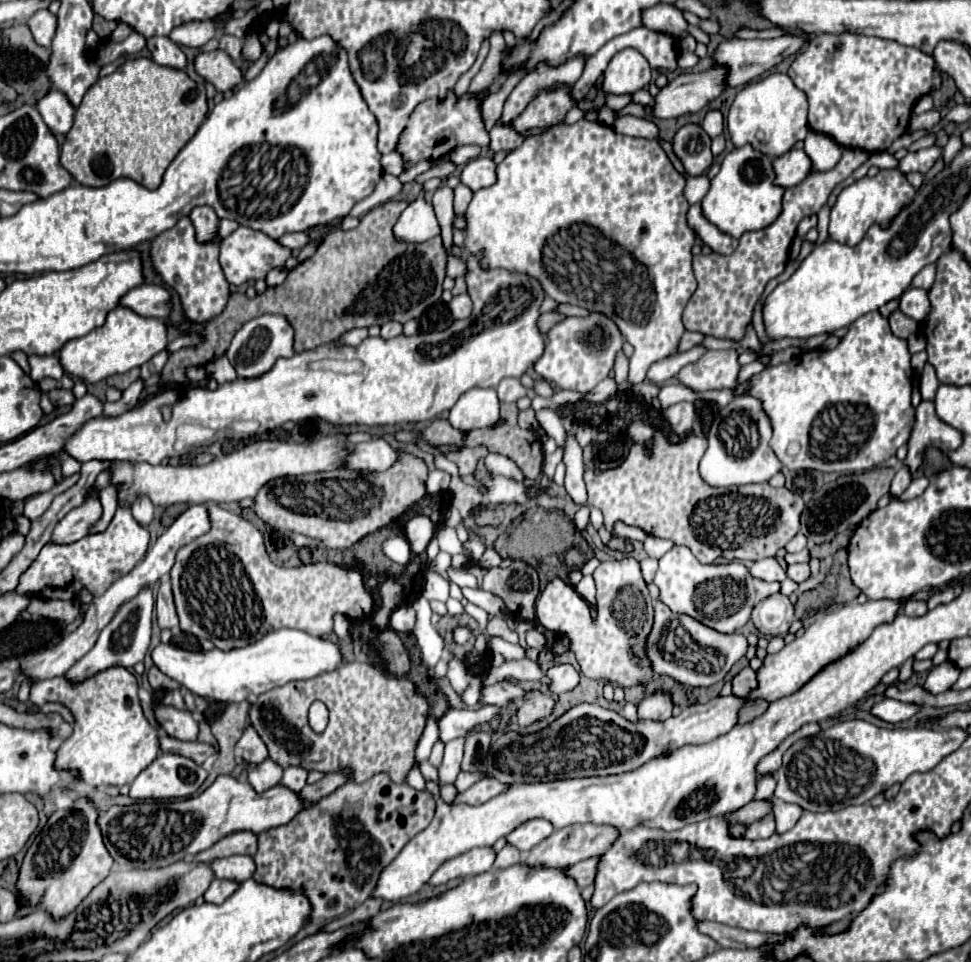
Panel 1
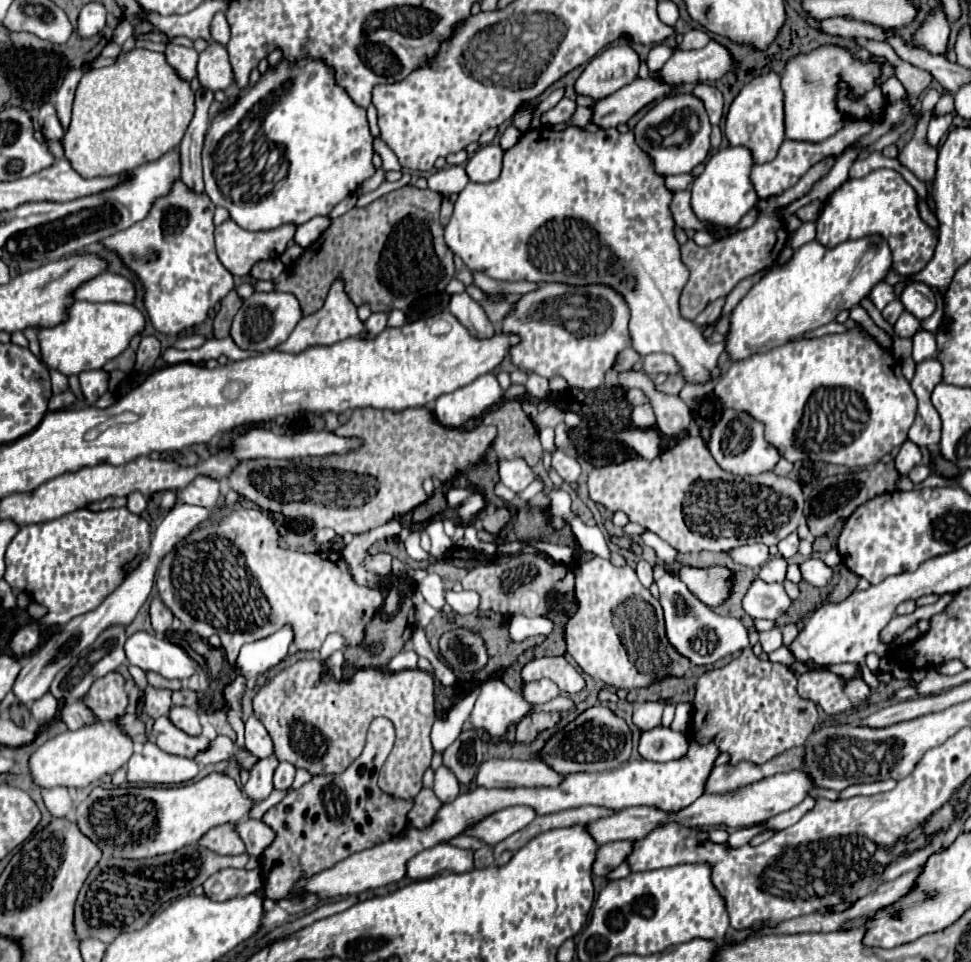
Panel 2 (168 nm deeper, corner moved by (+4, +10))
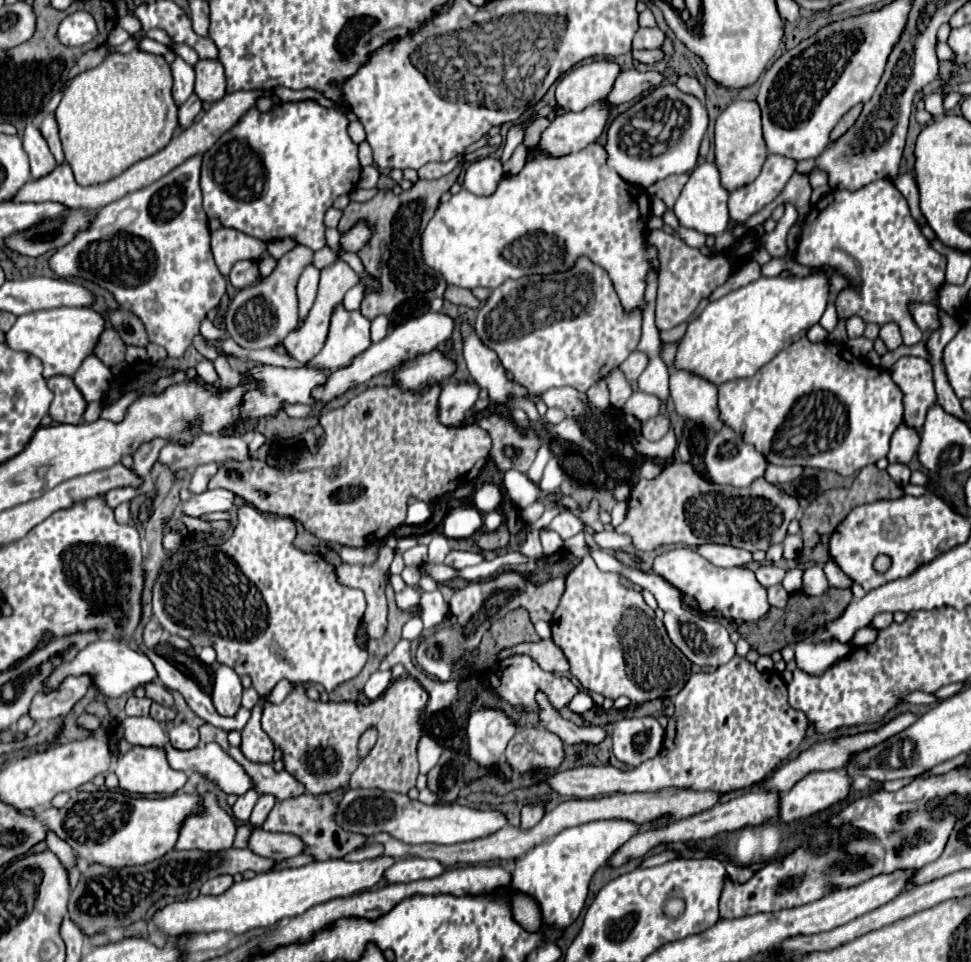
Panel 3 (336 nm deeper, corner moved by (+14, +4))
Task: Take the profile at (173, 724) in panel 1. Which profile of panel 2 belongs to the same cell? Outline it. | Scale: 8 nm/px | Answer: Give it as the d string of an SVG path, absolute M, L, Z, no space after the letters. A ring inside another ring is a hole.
M172 706L168 718L176 728L180 728L182 732L186 732L190 736L198 736L202 730L200 722L198 722L198 714L186 706Z

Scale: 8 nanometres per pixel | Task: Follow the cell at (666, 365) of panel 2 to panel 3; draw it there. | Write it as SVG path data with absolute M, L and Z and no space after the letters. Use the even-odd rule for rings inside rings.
M632 352L618 368L624 372L624 376L630 380L630 382L634 382L634 380L638 380L638 376L642 374L642 370L648 366L648 356L644 354L644 352Z

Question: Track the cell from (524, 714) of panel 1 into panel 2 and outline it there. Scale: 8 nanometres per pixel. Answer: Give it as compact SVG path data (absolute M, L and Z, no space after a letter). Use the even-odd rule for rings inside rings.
M530 712L516 726L516 740L532 742L540 730L554 726L560 720L556 712Z

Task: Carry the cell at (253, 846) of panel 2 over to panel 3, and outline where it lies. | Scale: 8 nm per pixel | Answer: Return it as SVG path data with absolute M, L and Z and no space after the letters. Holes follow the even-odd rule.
M256 828L250 836L248 848L264 858L274 858L276 862L282 862L302 854L306 846L294 834L272 834L262 828Z

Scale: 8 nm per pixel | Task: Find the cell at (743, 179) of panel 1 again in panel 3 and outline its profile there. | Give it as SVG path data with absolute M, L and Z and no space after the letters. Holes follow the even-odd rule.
M706 162L706 164L696 166L690 172L690 178L688 178L686 186L682 188L682 194L674 204L674 214L680 222L680 226L692 228L702 234L712 234L716 238L716 246L720 248L720 252L730 252L734 246L734 240L732 240L732 234L726 230L726 226L730 222L726 202L728 202L728 190L722 188L722 184L720 184L718 168L714 162Z

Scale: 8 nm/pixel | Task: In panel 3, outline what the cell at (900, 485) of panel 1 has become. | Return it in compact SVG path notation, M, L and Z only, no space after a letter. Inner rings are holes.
M904 422L894 430L892 440L890 440L890 452L888 452L888 462L902 462L908 464L910 458L916 454L916 448L920 444L920 434L918 430L906 426Z

